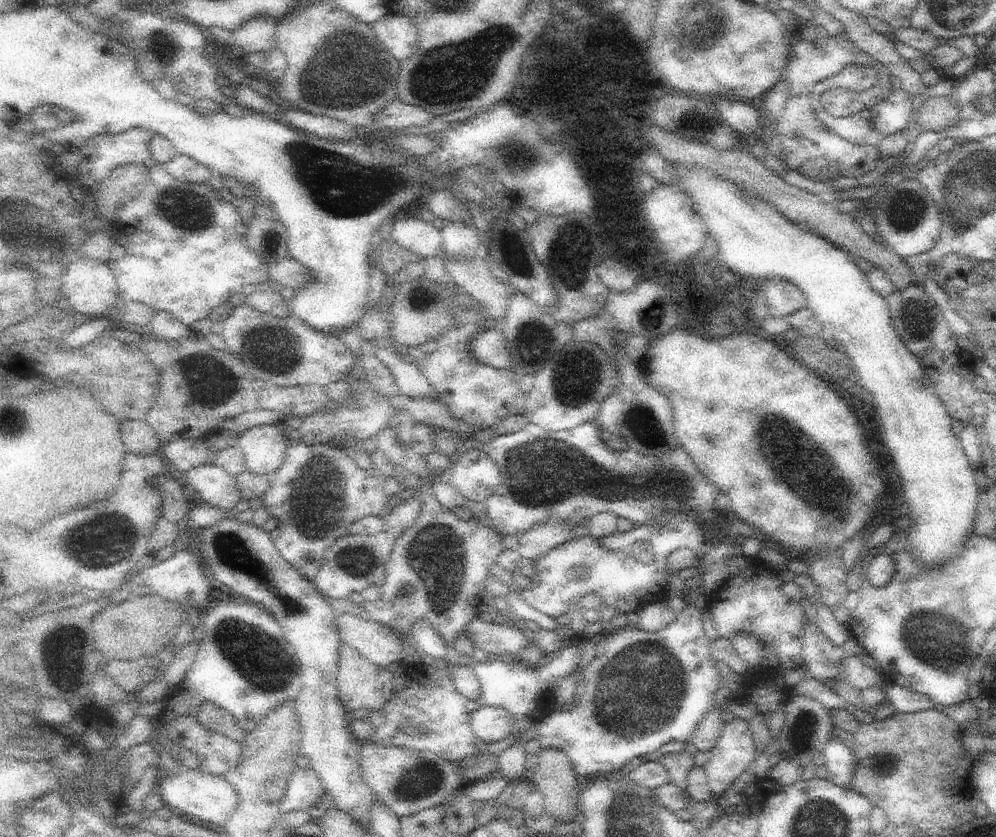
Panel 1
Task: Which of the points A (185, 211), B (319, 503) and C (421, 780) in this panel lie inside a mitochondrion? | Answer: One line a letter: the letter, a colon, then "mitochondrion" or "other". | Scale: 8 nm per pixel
A: mitochondrion
B: mitochondrion
C: mitochondrion

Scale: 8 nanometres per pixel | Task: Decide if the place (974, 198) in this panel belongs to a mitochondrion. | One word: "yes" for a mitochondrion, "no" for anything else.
yes

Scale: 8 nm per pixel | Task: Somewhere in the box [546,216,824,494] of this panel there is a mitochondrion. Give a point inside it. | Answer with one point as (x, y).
(642, 423)

